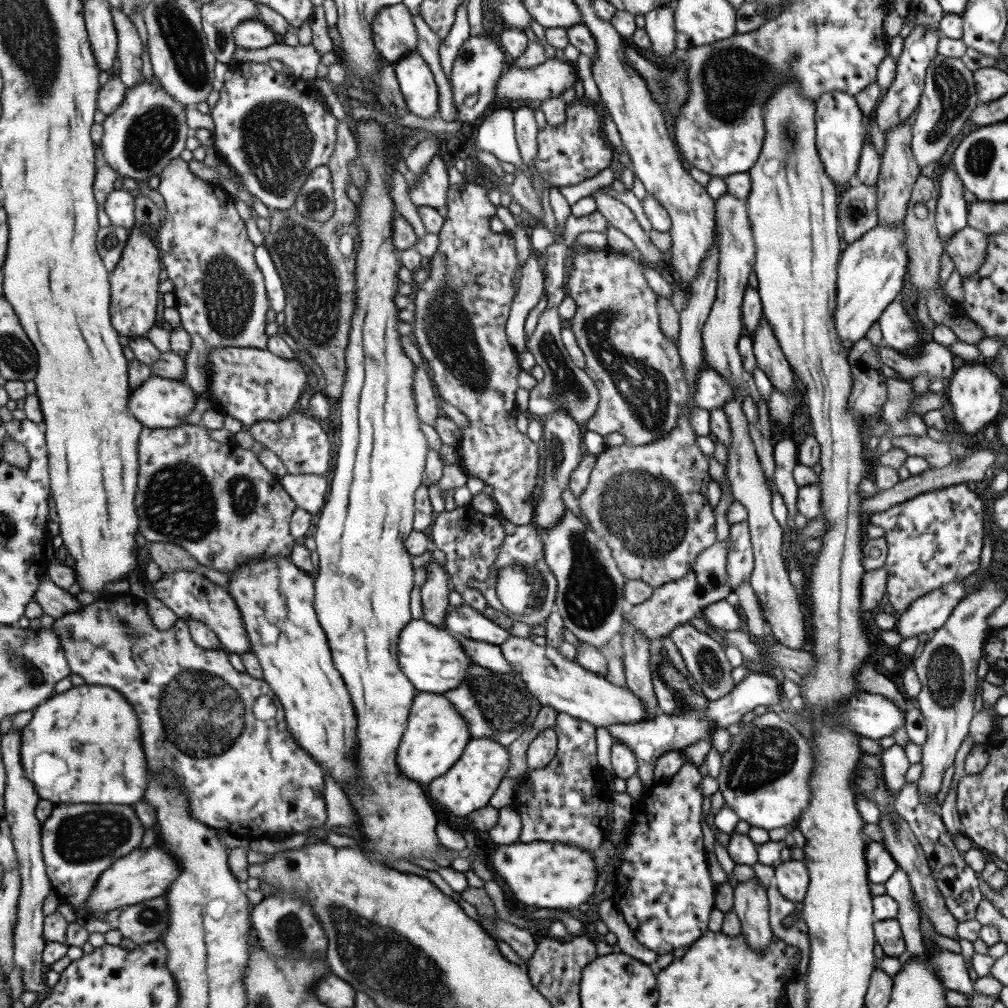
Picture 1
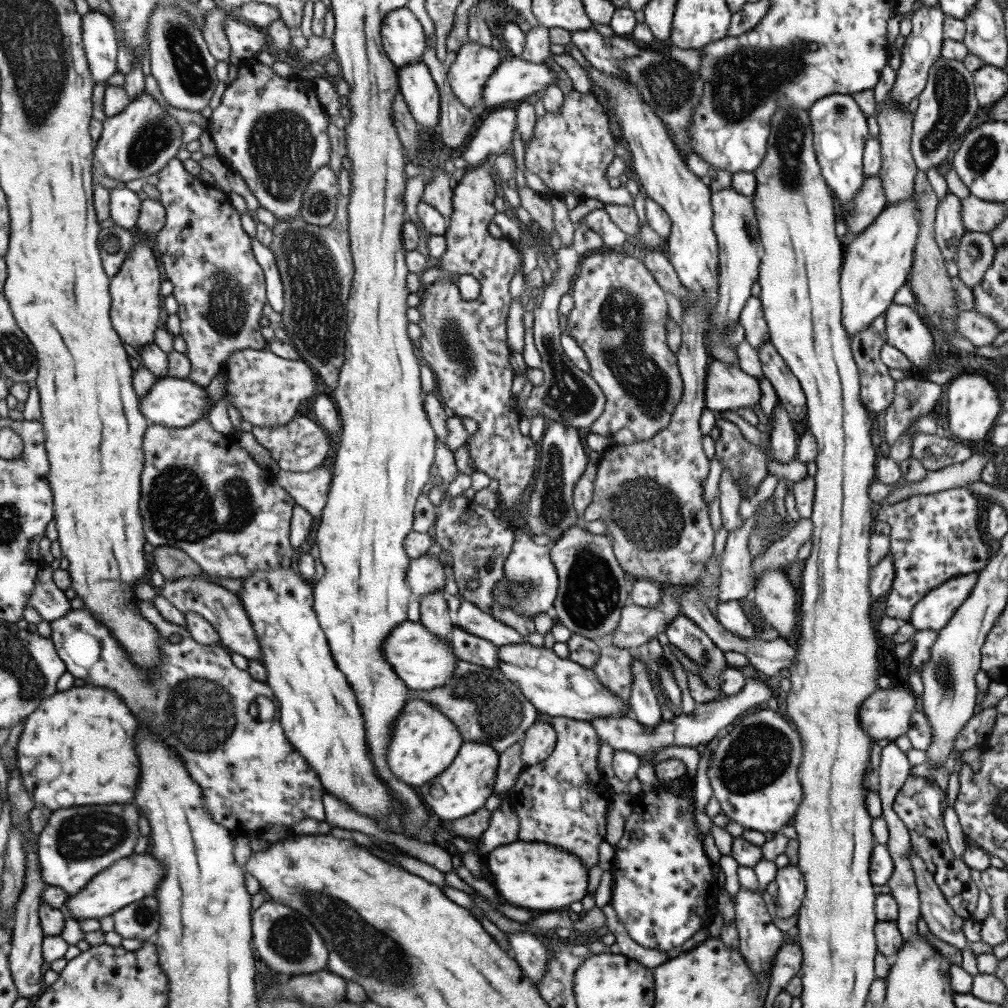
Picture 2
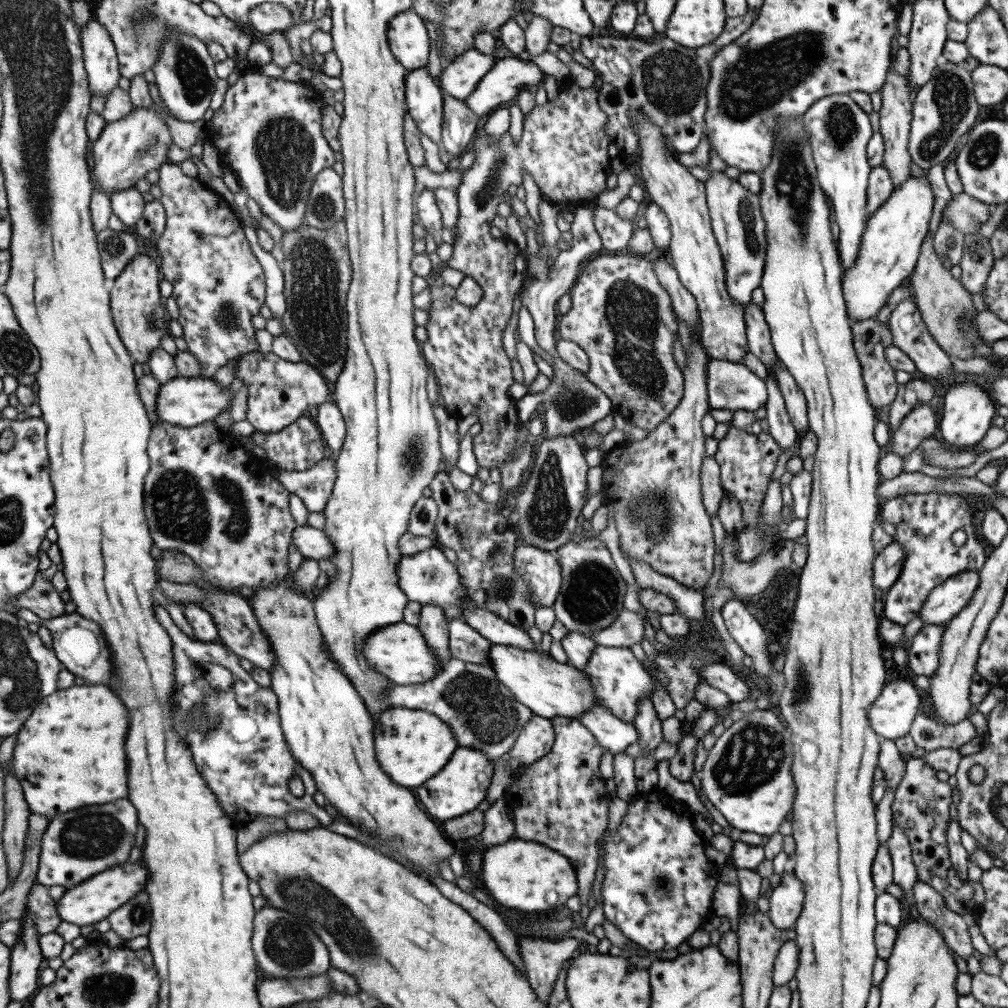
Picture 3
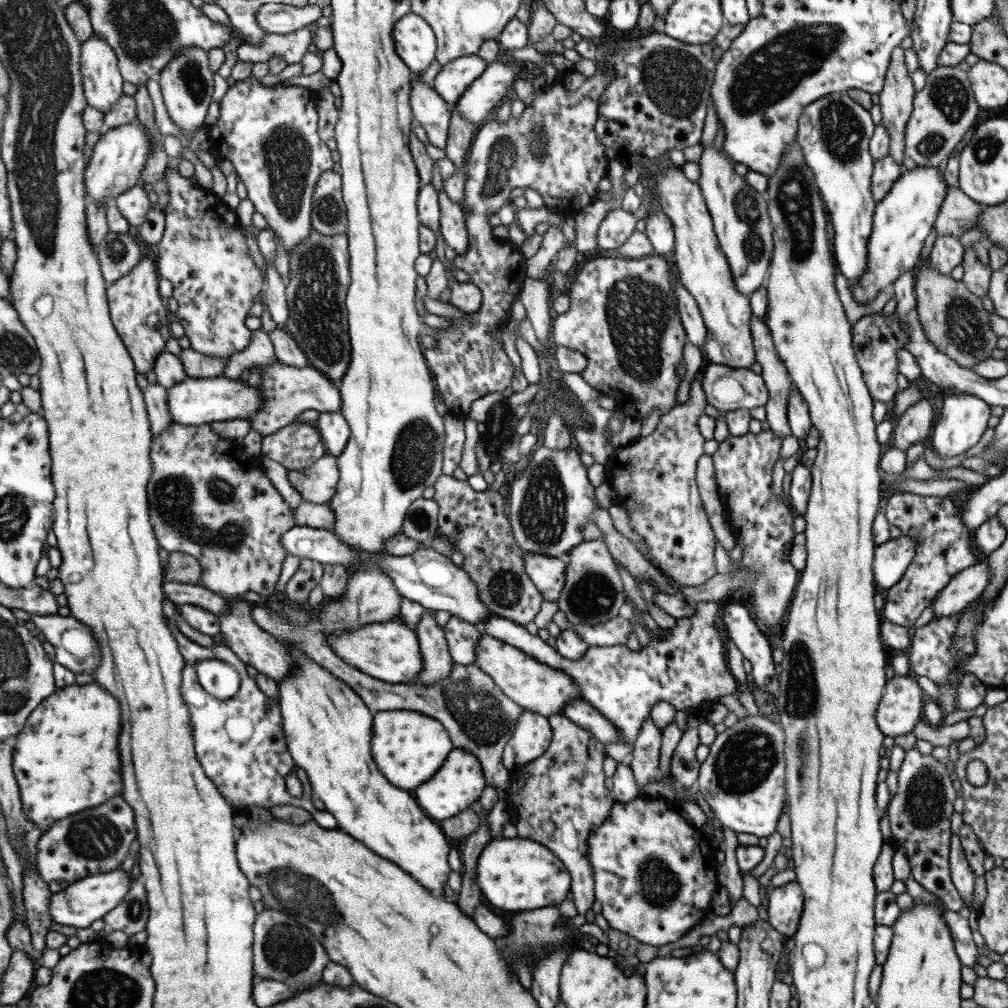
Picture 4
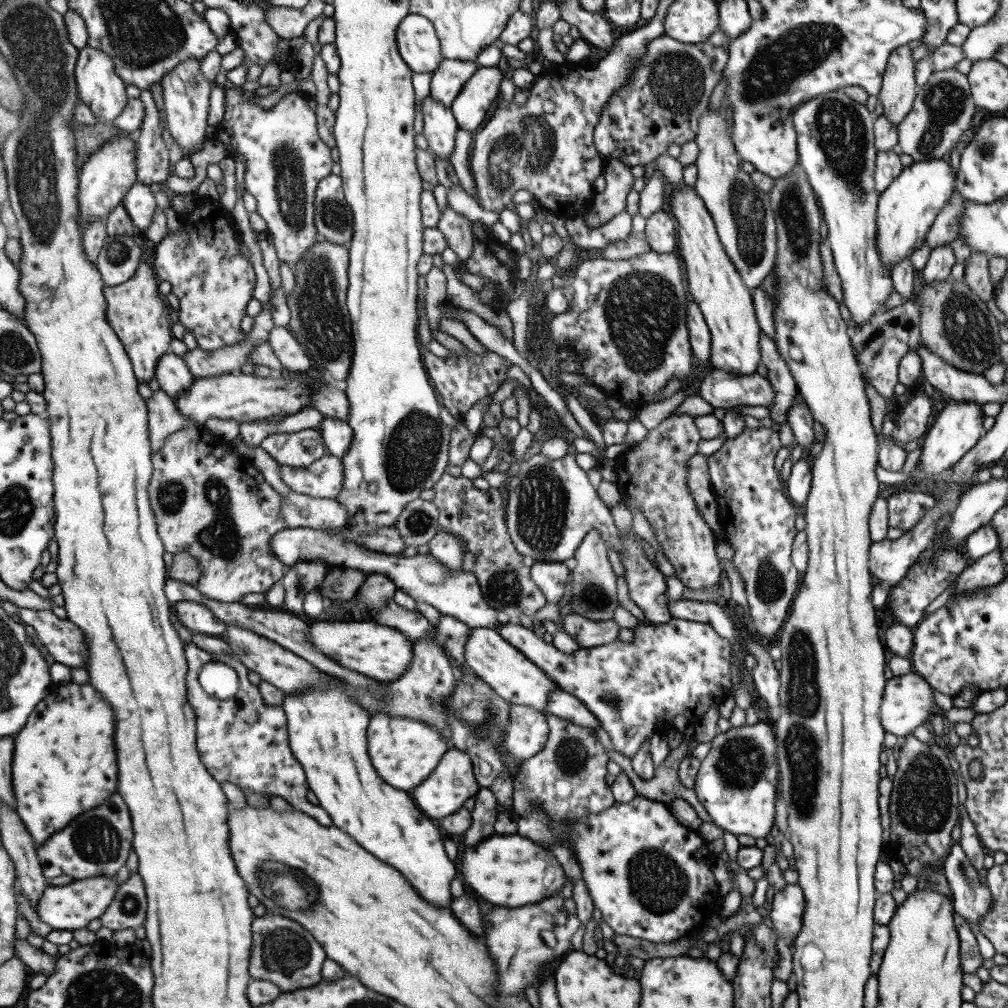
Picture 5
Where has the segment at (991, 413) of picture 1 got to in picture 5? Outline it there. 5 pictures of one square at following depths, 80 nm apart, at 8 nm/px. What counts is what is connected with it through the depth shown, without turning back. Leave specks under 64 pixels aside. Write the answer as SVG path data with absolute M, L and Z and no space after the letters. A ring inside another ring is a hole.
M950 400L947 406L939 412L931 428L919 441L921 454L916 467L927 476L941 473L942 470L953 466L968 450L971 450L983 434L983 412L981 405L975 402L955 402Z

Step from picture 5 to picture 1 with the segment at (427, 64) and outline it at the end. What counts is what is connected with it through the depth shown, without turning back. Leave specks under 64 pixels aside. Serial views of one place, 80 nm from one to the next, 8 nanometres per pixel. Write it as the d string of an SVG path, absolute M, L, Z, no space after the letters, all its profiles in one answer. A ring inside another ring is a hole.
M405 4L387 6L372 22L377 50L389 62L396 63L411 51L418 51L418 27Z

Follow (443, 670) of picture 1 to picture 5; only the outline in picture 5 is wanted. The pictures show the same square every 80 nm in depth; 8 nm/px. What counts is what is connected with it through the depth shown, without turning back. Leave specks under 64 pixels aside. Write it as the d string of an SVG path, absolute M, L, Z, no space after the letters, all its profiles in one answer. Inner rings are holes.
M318 619L309 624L312 643L339 664L366 674L371 678L385 681L401 678L414 660L414 642L406 634L369 620L343 621Z

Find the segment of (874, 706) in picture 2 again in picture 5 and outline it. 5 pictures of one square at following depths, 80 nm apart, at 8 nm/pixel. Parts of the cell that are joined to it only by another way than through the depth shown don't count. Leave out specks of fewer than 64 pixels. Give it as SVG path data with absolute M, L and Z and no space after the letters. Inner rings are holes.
M909 672L903 676L892 676L884 684L884 691L880 702L879 718L886 733L896 736L907 736L919 725L927 725L929 716L939 711L933 702L933 688L919 675Z

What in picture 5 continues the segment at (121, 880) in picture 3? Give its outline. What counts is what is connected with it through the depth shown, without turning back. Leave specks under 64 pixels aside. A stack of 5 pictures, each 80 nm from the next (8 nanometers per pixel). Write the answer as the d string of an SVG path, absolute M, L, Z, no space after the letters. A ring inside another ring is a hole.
M117 876L112 877L77 879L69 885L61 887L47 886L47 891L41 897L42 901L38 908L40 919L50 924L55 930L74 931L89 926L93 920L101 918L102 914L106 913L117 897L117 891L121 889Z

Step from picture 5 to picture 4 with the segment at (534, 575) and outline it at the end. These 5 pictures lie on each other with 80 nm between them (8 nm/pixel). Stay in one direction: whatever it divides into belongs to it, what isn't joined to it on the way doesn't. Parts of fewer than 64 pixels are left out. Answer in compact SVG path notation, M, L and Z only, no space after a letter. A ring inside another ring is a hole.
M524 552L522 561L526 575L542 600L556 601L564 585L566 564L563 563L563 558Z

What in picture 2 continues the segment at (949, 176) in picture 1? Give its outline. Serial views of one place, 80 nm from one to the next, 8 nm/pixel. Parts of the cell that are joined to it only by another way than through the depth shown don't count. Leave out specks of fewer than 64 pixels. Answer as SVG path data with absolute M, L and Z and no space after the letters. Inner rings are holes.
M949 189L937 204L934 218L934 239L944 260L952 260L959 239L964 233L960 219L960 199Z

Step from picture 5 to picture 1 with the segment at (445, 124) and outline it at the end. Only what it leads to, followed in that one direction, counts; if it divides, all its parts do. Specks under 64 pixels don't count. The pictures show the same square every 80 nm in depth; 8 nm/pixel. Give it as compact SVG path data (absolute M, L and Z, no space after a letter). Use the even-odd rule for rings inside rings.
M411 51L398 60L395 67L409 110L422 118L435 116L438 90L423 55L419 51Z

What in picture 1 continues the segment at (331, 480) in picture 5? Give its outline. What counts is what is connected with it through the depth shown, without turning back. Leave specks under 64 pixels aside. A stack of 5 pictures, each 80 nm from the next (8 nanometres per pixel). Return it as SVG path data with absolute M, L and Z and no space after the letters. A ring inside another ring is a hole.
M287 473L283 476L282 486L298 503L298 508L304 508L315 516L319 516L327 504L331 489L329 478L317 474L291 475Z

